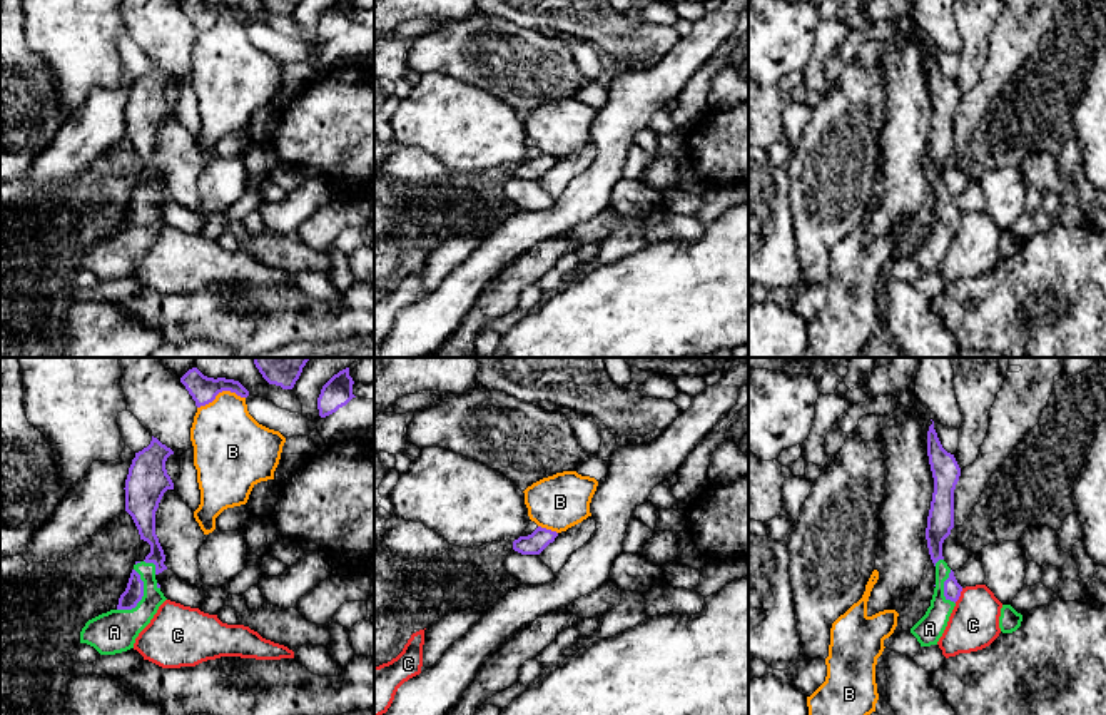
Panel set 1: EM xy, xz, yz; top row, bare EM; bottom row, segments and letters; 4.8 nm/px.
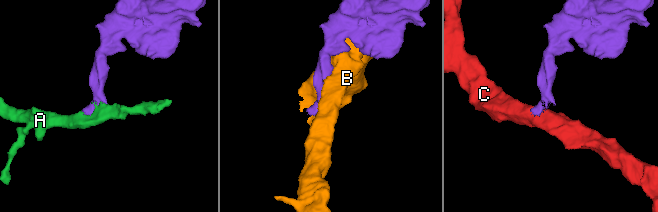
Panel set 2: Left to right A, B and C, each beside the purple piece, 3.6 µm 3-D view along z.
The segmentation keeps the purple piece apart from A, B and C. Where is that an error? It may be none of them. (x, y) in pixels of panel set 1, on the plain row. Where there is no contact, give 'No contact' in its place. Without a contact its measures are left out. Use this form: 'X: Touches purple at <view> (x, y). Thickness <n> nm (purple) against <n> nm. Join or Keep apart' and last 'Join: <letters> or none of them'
A: Touches purple at xy (142, 221). Thickness 90 nm (purple) against 200 nm. Join
B: Touches purple at xy (221, 17). Thickness 130 nm (purple) against 340 nm. Keep apart
C: Touches purple at yz (959, 221). Thickness 80 nm (purple) against 240 nm. Keep apart
Join: A

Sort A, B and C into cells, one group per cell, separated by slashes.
A / B / C

